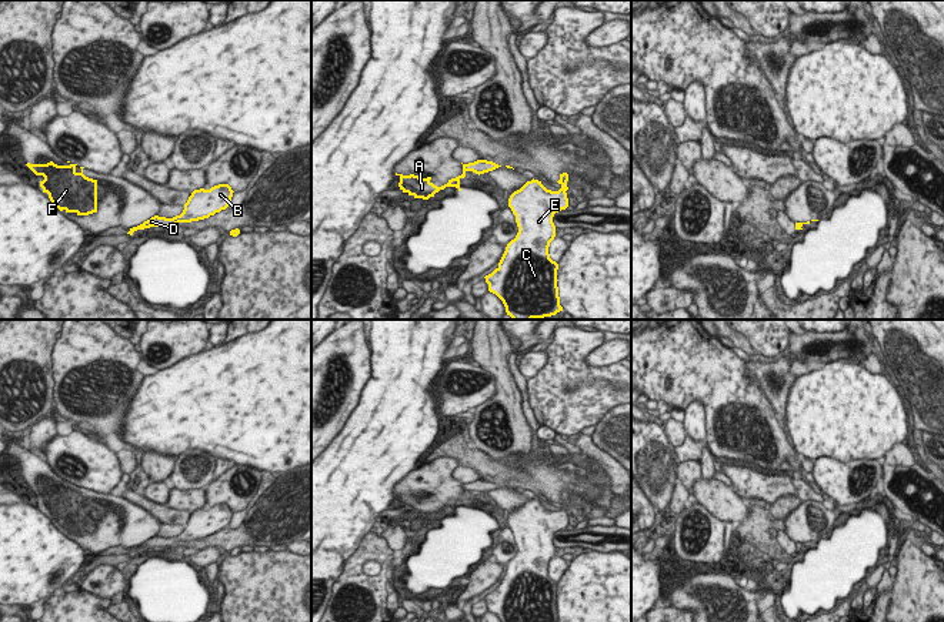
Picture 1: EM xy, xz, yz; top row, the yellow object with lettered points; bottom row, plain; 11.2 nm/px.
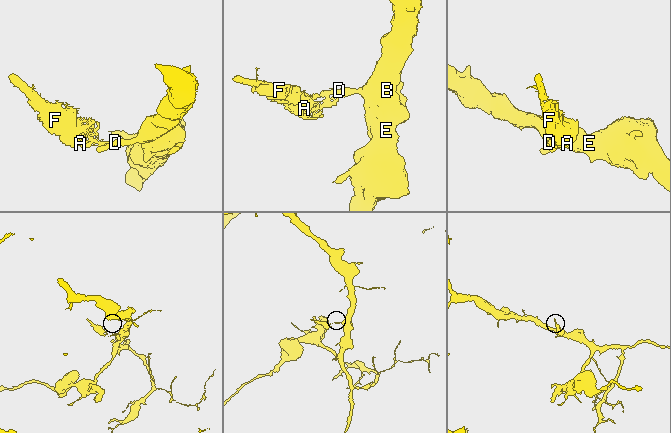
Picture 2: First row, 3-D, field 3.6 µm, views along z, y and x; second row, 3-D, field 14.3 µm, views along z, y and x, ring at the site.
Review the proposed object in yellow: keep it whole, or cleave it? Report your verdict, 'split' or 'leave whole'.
split

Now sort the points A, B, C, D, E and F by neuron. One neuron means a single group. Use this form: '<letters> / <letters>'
A F / B C D E

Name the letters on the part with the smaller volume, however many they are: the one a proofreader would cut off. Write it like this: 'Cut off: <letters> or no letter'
Cut off: A, F

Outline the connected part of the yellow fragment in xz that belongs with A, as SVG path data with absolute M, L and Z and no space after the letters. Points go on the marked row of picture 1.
M463 167L461 175L448 180L448 183L441 187L434 185L430 181L431 177L421 178L414 174L403 175L397 173L396 175L400 177L398 187L403 193L407 193L408 195L413 195L414 198L428 200L430 197L434 197L436 193L438 193L440 190L444 190L446 187L456 187L458 191L461 191L460 180L466 177L466 168Z

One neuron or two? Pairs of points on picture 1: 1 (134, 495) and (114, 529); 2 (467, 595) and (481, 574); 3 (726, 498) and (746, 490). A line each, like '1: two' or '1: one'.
1: two
2: one
3: two

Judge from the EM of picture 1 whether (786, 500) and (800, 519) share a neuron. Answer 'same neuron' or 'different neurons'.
different neurons

